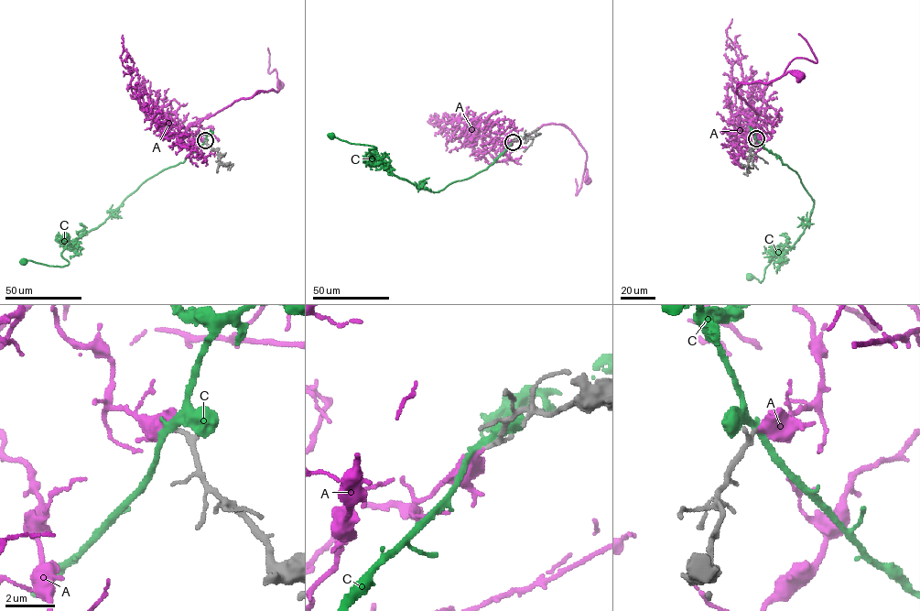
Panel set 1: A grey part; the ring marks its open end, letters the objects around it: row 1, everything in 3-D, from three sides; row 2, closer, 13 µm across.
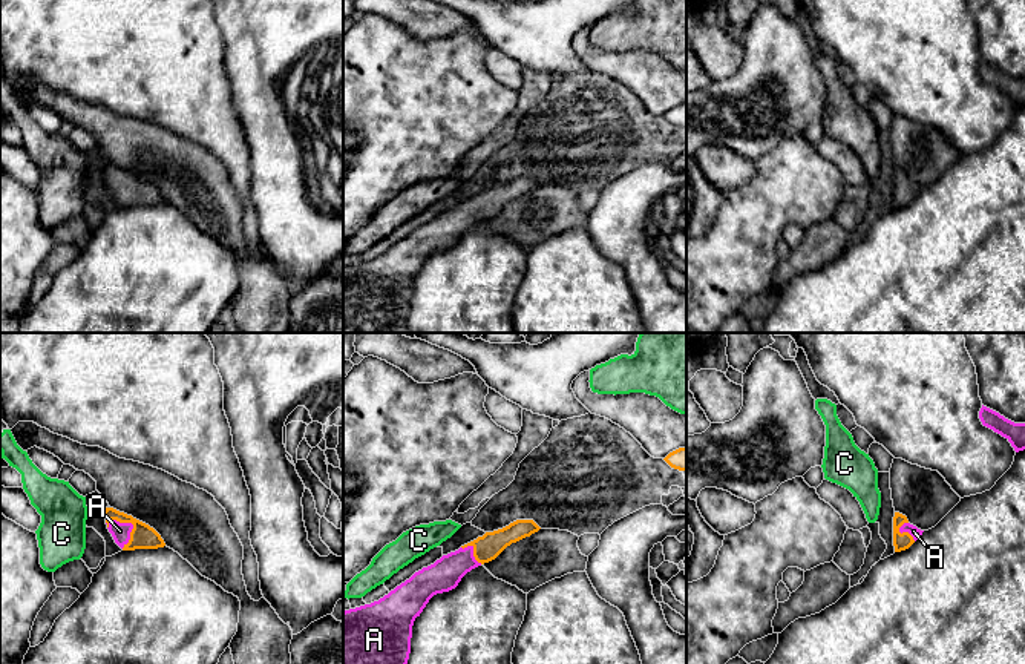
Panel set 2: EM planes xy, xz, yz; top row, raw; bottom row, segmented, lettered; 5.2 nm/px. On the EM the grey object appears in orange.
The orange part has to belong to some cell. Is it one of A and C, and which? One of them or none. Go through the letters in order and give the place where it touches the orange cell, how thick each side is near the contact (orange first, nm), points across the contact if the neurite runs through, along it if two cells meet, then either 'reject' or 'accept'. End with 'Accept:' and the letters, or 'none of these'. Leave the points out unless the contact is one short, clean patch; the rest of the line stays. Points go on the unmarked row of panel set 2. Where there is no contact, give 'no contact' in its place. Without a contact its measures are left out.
A: xy (134, 183) | 130/100 nm | across xy (141, 193), (134, 183), (120, 187) | accept
C: no contact | reject
Accept: A

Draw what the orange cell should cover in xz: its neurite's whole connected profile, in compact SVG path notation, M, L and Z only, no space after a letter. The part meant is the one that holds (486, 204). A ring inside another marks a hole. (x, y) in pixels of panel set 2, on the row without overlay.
M516 176L486 189L415 228L378 258L345 267L343 333L406 333L412 282L429 256L455 245L467 228L539 186L533 176Z

